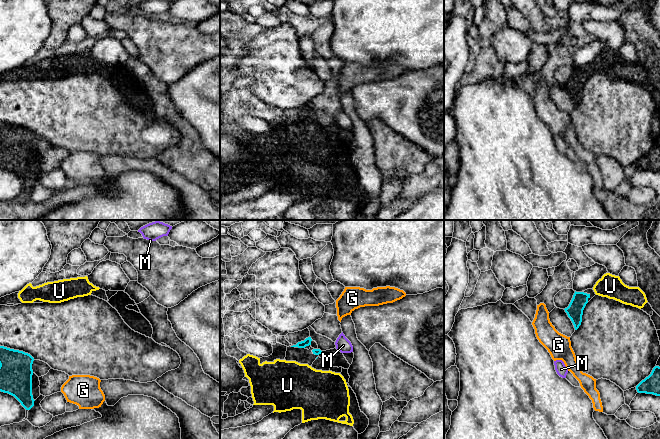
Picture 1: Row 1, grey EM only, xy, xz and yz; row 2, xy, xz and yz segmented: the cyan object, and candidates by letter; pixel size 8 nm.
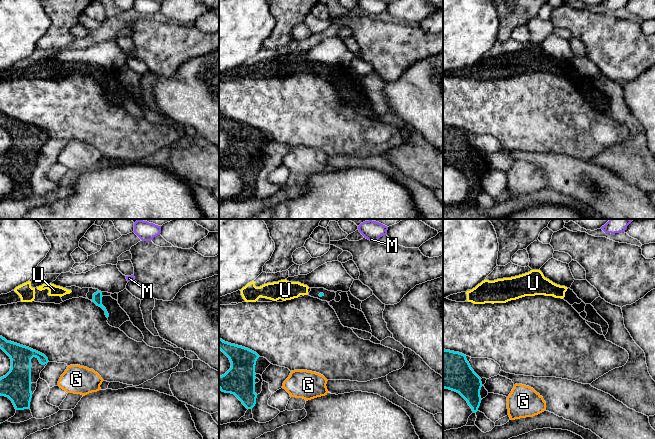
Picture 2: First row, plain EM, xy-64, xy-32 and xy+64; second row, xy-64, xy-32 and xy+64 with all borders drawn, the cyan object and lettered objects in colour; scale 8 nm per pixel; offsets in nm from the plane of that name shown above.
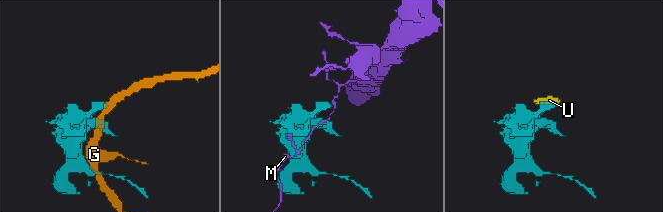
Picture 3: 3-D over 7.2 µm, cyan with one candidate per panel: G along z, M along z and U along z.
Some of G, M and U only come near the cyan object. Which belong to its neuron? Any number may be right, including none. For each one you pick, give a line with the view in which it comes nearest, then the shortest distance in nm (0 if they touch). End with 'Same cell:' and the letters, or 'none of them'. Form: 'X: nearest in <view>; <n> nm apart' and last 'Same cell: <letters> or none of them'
U: nearest in yz; 50 nm apart
Same cell: U

